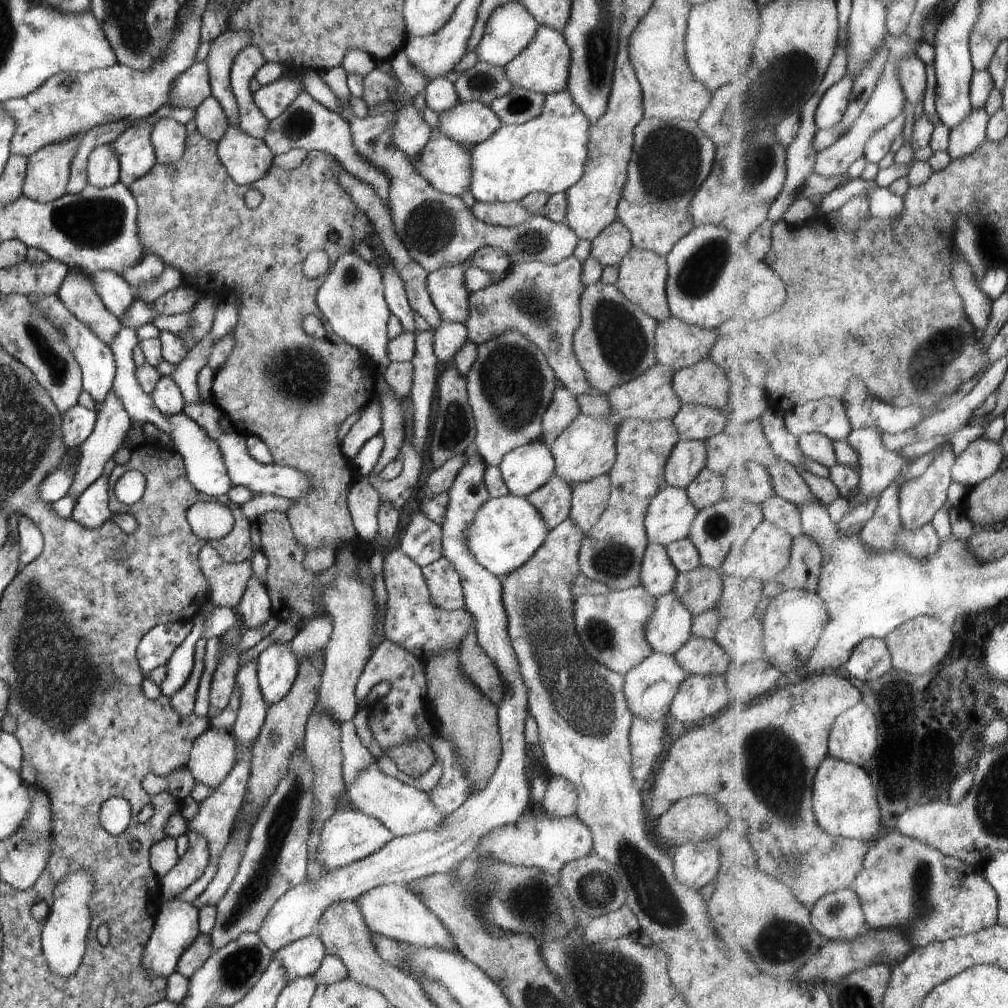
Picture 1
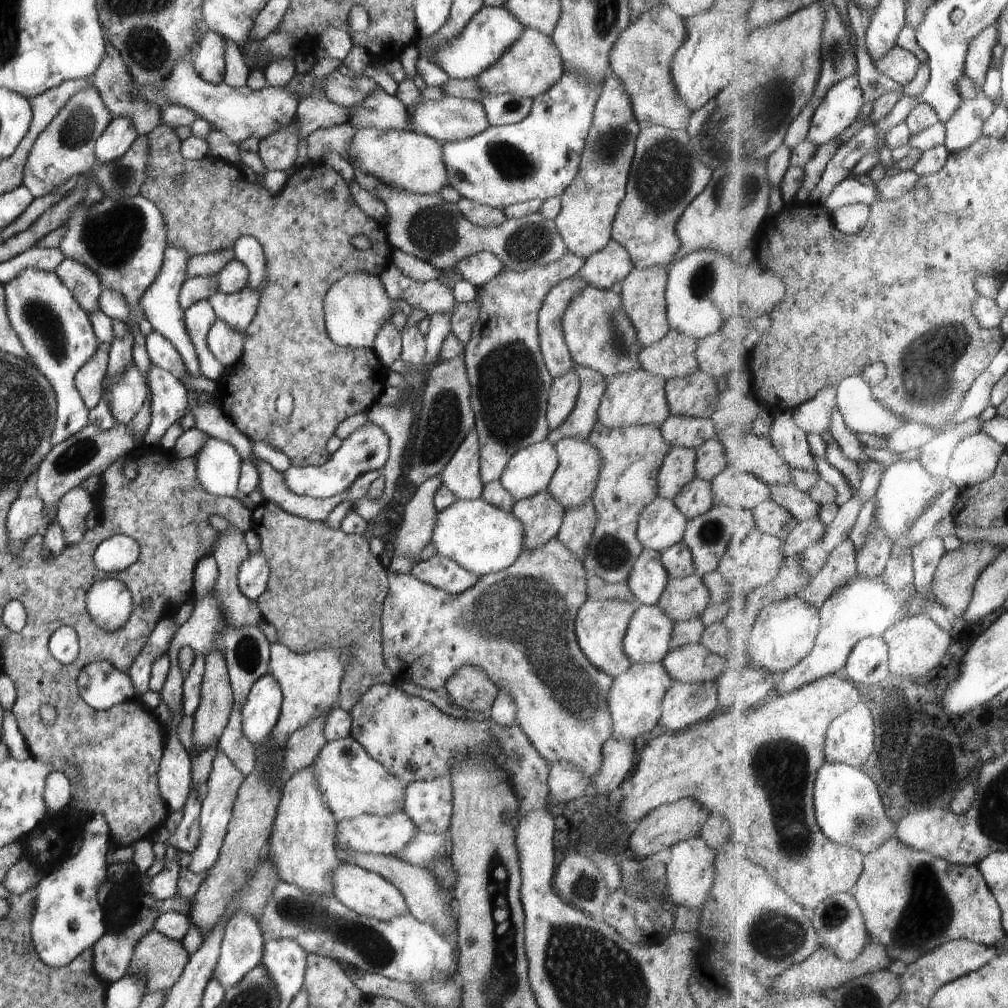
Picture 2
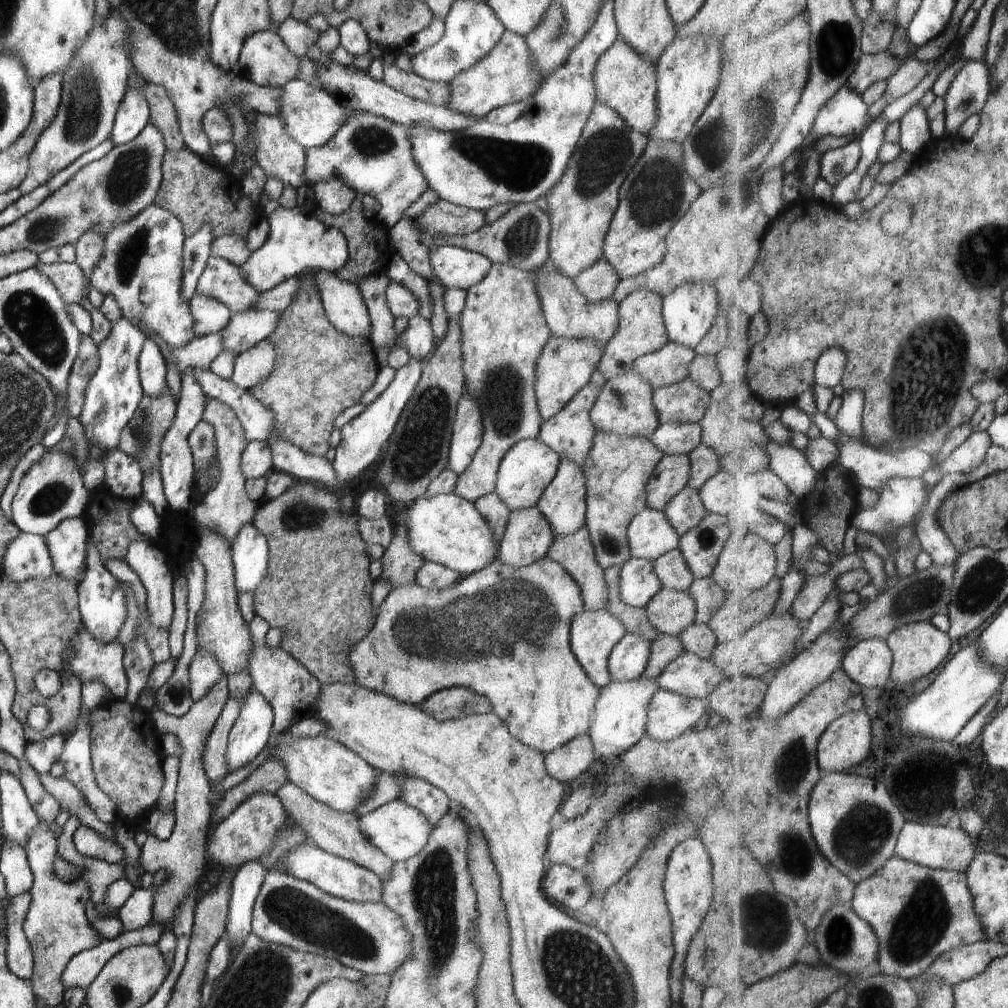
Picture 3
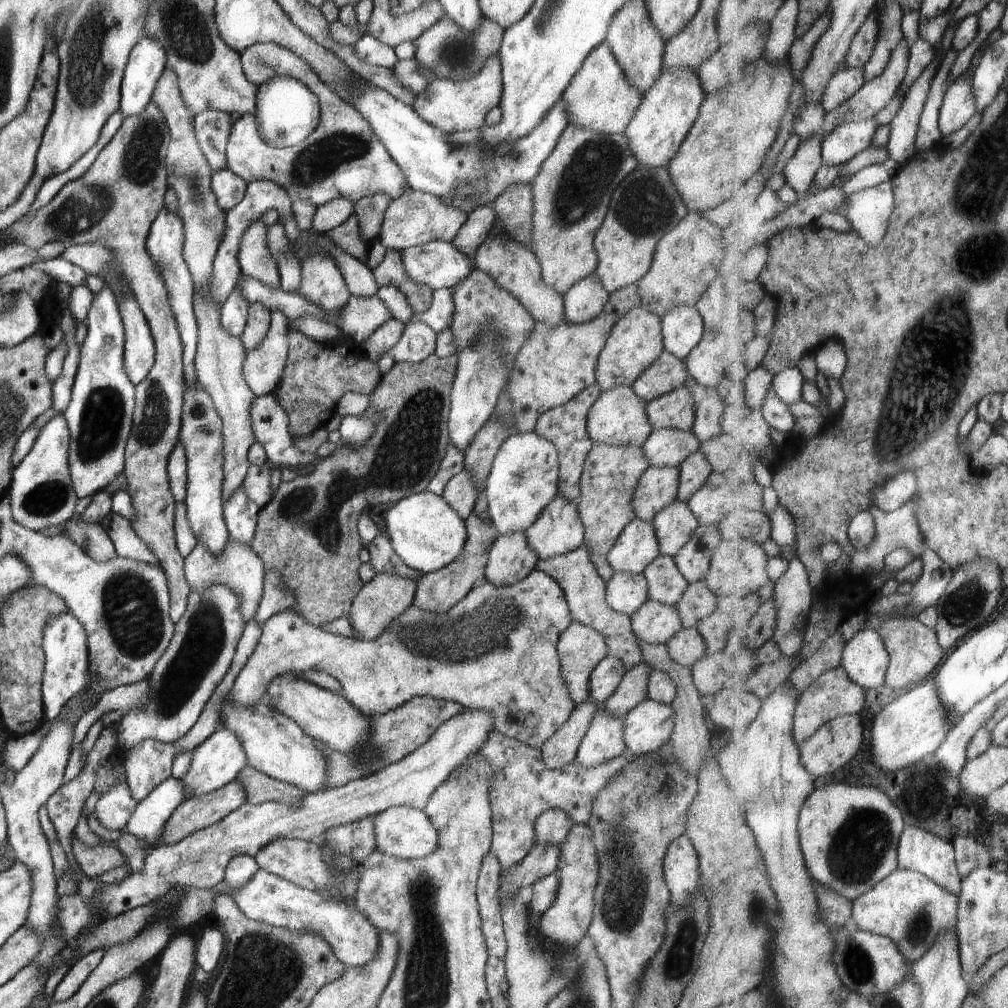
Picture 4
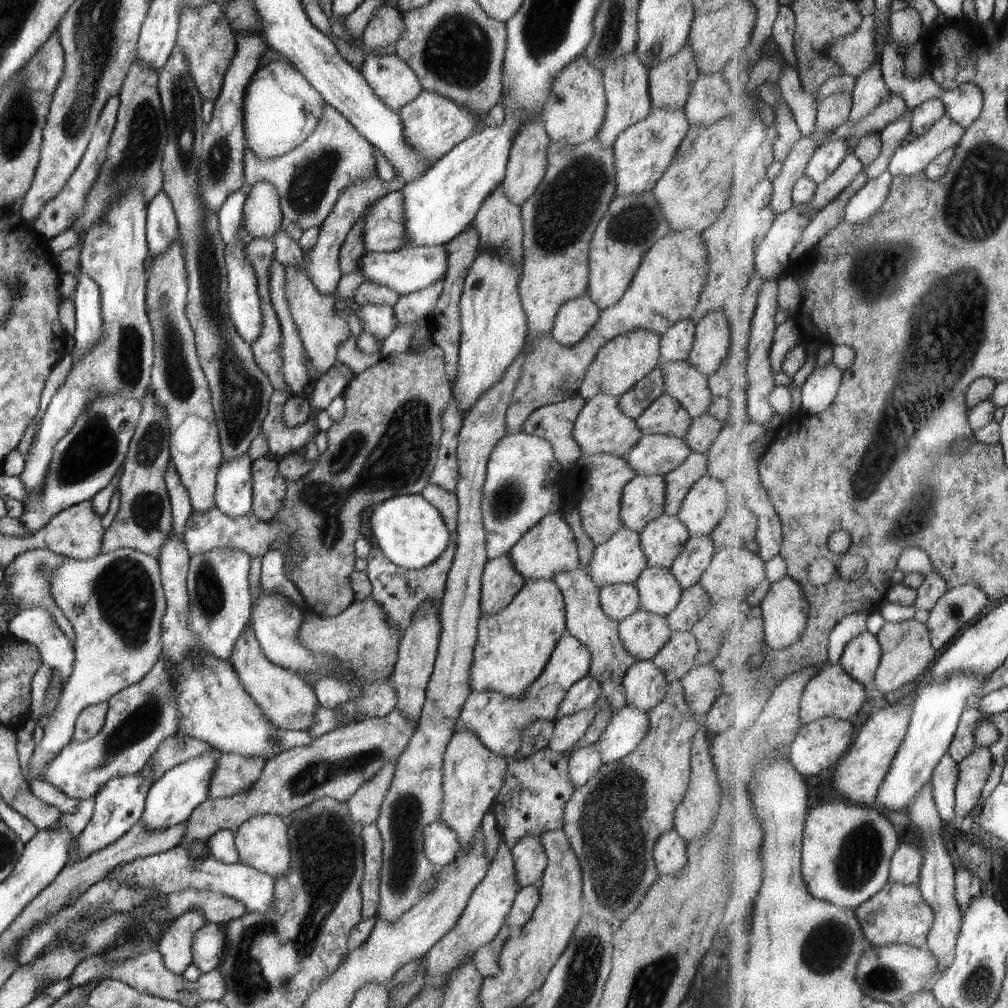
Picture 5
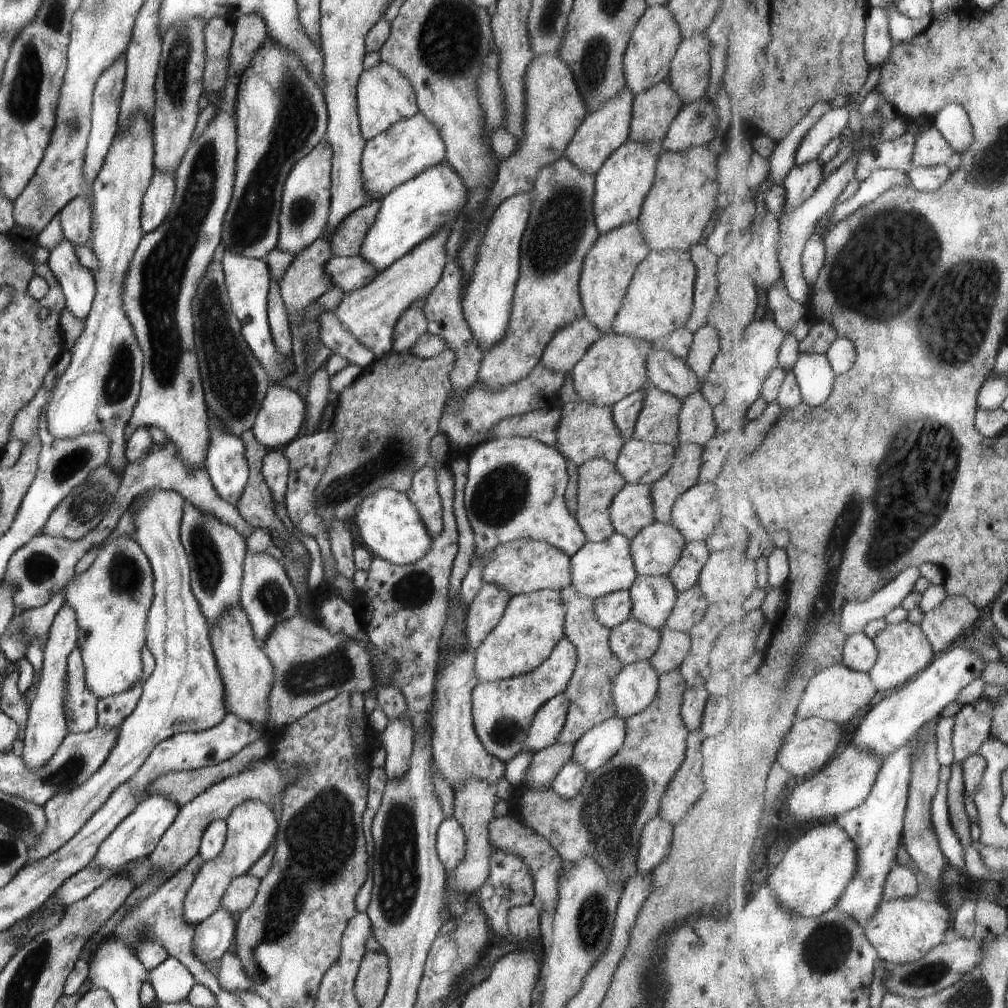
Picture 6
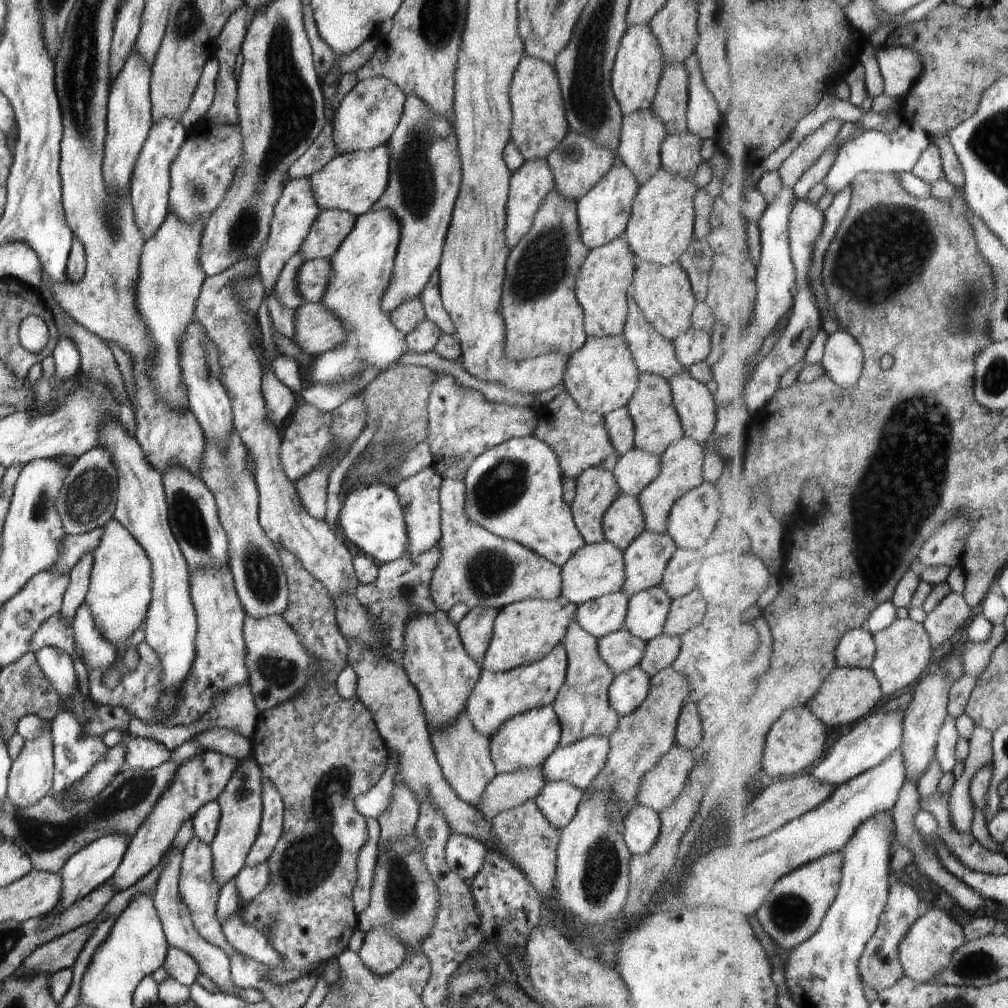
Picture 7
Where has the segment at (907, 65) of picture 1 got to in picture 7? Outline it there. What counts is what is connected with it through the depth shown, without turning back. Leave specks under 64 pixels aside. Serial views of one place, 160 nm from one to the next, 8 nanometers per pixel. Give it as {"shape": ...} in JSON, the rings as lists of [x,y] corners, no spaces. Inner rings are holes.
{"shape":[[[833,118],[808,135],[782,163],[778,172],[786,189],[794,189],[802,177],[823,157],[844,126],[842,118]]]}

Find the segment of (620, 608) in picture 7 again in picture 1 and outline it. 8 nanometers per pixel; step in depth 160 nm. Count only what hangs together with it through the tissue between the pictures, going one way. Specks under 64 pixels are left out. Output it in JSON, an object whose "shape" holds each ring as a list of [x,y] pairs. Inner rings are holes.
{"shape":[[[648,543],[639,574],[640,586],[645,587],[657,599],[674,591],[678,573],[668,558],[666,547]]]}

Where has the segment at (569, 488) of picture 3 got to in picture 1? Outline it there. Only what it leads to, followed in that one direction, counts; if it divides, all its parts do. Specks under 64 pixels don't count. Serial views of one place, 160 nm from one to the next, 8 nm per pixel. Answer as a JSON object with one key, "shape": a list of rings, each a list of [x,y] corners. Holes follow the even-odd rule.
{"shape":[[[605,410],[606,416],[596,418],[580,413],[574,419],[574,422],[571,422],[566,427],[566,430],[563,430],[562,434],[558,435],[558,438],[556,438],[552,443],[552,446],[549,448],[555,463],[554,472],[571,487],[575,484],[585,483],[590,479],[607,475],[612,468],[612,465],[615,463],[617,455],[615,447],[615,430],[617,429],[618,422],[622,422],[622,418],[616,413],[610,412],[610,414],[608,414],[607,411],[609,410]]]}

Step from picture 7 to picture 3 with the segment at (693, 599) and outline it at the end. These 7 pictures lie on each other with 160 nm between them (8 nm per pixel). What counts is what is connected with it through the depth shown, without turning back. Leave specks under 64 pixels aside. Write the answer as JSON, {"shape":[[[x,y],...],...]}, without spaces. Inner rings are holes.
{"shape":[[[711,577],[696,578],[687,592],[694,596],[696,602],[695,623],[704,625],[724,606],[729,597]]]}

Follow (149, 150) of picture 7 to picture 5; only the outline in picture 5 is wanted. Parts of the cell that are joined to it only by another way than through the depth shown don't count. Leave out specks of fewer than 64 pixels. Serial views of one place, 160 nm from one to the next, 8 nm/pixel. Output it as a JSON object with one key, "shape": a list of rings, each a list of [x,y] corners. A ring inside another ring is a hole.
{"shape":[[[164,190],[147,204],[147,243],[152,256],[163,253],[178,234],[178,221],[172,202]]]}

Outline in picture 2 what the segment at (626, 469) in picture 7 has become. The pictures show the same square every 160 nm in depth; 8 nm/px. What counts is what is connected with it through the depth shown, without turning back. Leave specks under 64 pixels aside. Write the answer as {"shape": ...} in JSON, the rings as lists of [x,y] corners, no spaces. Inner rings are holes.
{"shape":[[[670,415],[659,428],[671,447],[697,449],[703,442],[714,438],[715,424],[711,419]]]}

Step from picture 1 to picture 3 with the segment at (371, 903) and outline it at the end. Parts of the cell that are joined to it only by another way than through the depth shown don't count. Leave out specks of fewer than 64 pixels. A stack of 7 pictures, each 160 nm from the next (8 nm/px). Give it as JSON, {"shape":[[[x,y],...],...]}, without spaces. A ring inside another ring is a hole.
{"shape":[[[313,843],[296,846],[280,862],[286,864],[286,874],[310,882],[314,886],[318,886],[320,890],[330,894],[330,896],[334,896],[334,898],[348,900],[348,902],[382,903],[384,884],[374,871],[358,866],[350,860],[333,856],[317,848]]]}

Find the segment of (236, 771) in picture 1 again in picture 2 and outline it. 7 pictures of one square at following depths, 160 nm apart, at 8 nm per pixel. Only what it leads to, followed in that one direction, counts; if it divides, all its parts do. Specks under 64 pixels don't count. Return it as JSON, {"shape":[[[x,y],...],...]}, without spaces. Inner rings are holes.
{"shape":[[[234,704],[228,724],[217,740],[217,746],[228,756],[230,762],[248,776],[254,769],[258,759],[258,752],[251,745],[249,739],[242,734],[241,708]],[[154,912],[136,924],[127,924],[124,932],[106,933],[91,946],[92,968],[100,982],[109,985],[126,975],[138,937],[152,929],[154,919],[158,914],[160,913]]]}

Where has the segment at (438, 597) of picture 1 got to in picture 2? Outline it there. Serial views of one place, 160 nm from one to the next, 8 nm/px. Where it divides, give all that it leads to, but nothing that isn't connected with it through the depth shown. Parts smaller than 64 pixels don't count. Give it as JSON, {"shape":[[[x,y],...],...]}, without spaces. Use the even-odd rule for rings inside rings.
{"shape":[[[438,555],[416,563],[410,574],[423,583],[451,595],[468,590],[479,579],[457,562]]]}

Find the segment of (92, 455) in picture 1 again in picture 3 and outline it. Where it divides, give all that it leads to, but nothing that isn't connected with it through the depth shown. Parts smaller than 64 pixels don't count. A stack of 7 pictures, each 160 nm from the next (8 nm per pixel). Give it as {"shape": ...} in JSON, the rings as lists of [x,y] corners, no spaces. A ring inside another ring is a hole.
{"shape":[[[85,516],[62,520],[58,527],[46,534],[44,540],[50,548],[54,573],[62,578],[82,582],[86,573],[85,549],[89,526]]]}

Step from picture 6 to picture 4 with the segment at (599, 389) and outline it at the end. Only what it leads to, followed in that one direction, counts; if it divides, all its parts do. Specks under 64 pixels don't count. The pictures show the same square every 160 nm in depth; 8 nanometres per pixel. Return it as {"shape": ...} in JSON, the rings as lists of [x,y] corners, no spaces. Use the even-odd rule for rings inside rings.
{"shape":[[[634,307],[616,321],[598,357],[595,383],[602,392],[615,386],[631,387],[664,351],[661,318],[642,307]]]}

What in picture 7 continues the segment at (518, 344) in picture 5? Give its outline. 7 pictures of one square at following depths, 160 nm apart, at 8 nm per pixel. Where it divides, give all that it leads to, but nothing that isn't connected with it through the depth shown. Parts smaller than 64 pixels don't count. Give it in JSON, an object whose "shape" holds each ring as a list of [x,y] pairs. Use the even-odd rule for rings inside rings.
{"shape":[[[536,157],[525,160],[522,166],[511,173],[509,193],[506,203],[505,241],[509,250],[530,230],[536,211],[544,202],[546,195],[555,188],[555,180],[547,158]]]}

